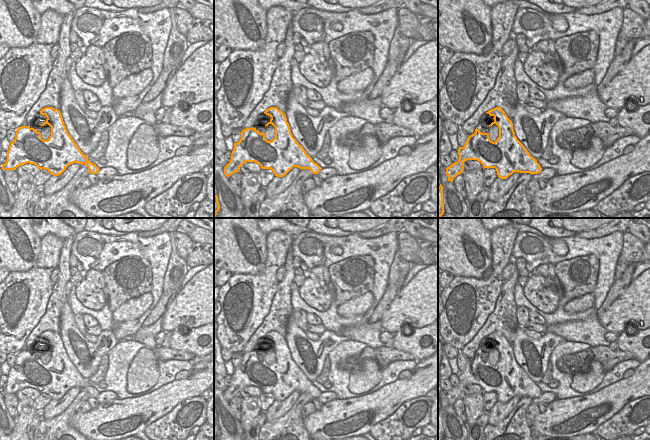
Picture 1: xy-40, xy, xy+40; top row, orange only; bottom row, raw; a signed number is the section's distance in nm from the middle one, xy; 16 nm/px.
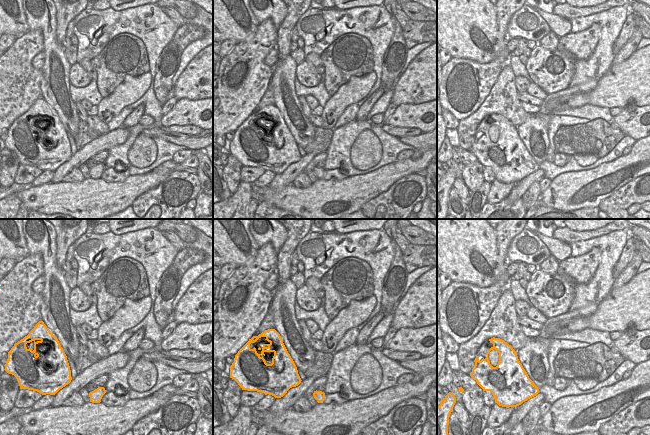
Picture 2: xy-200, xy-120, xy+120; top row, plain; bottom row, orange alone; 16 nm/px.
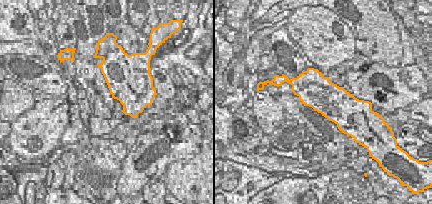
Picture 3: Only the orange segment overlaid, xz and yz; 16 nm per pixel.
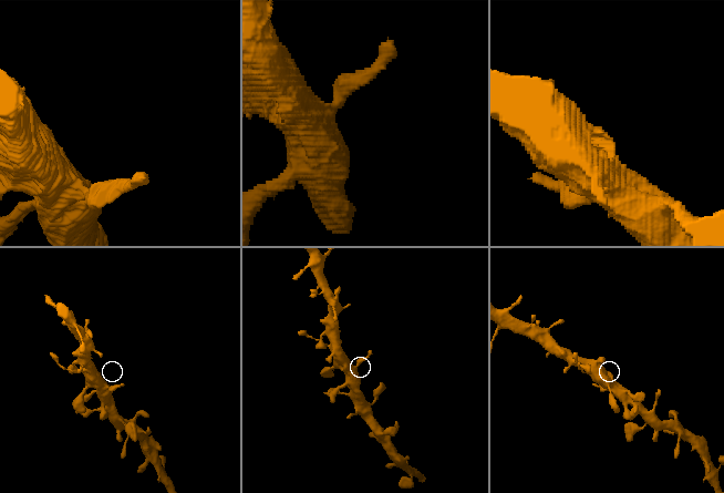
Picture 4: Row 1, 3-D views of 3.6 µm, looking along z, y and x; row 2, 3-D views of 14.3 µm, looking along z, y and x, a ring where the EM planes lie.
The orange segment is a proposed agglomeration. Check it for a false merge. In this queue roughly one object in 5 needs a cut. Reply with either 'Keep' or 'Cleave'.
Keep

